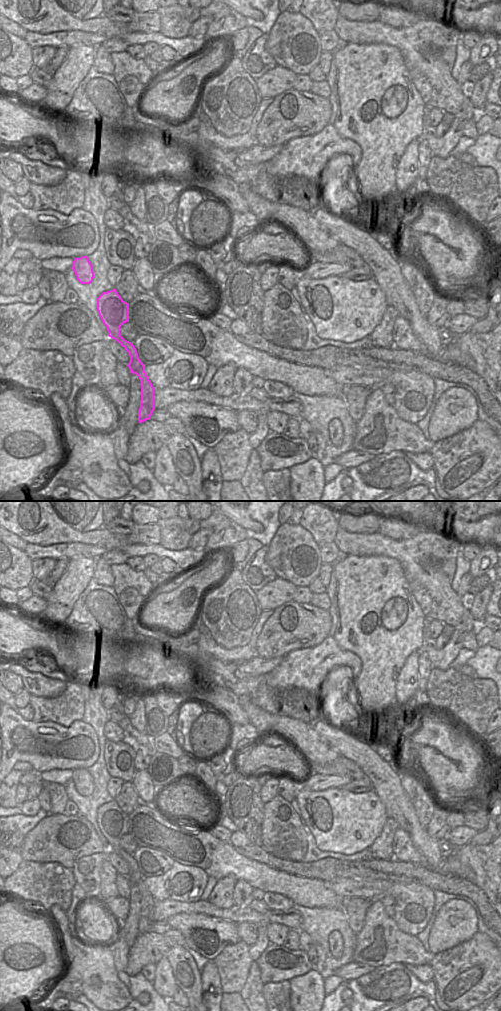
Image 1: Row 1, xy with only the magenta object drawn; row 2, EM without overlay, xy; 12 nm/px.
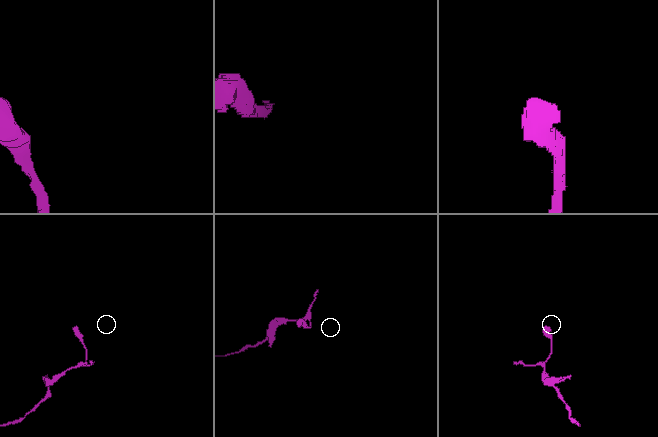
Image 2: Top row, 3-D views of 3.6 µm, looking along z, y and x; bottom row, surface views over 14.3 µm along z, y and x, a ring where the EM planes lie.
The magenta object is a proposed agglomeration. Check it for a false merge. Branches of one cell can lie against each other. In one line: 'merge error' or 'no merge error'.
merge error

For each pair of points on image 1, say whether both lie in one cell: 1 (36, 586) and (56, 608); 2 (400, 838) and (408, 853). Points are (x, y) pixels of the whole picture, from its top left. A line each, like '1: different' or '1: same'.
1: different
2: same

